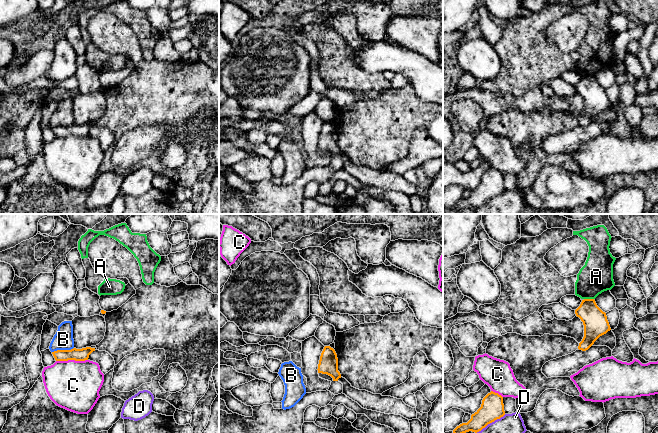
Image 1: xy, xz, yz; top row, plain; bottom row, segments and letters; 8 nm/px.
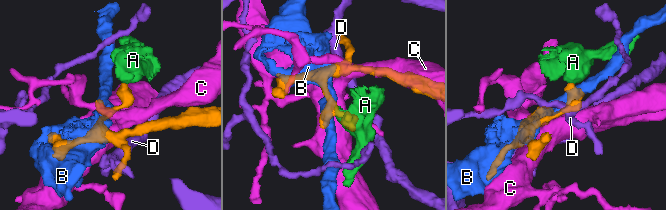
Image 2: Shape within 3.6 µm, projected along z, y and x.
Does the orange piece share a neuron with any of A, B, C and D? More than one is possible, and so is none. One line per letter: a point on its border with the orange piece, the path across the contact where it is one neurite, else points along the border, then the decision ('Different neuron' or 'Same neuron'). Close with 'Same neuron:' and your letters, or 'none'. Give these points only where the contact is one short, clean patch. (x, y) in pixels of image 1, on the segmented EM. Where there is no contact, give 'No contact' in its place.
A: Touches orange at yz (589, 299). Boundary: yz (584, 298), (593, 299). Different neuron
B: Touches orange at xy (62, 350). Different neuron
C: Touches orange at xy (71, 359). Different neuron
D: Touches orange at yz (490, 422). Different neuron
Same neuron: none

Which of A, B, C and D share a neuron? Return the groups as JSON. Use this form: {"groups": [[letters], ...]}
{"groups": [["A"], ["B"], ["C"], ["D"]]}

